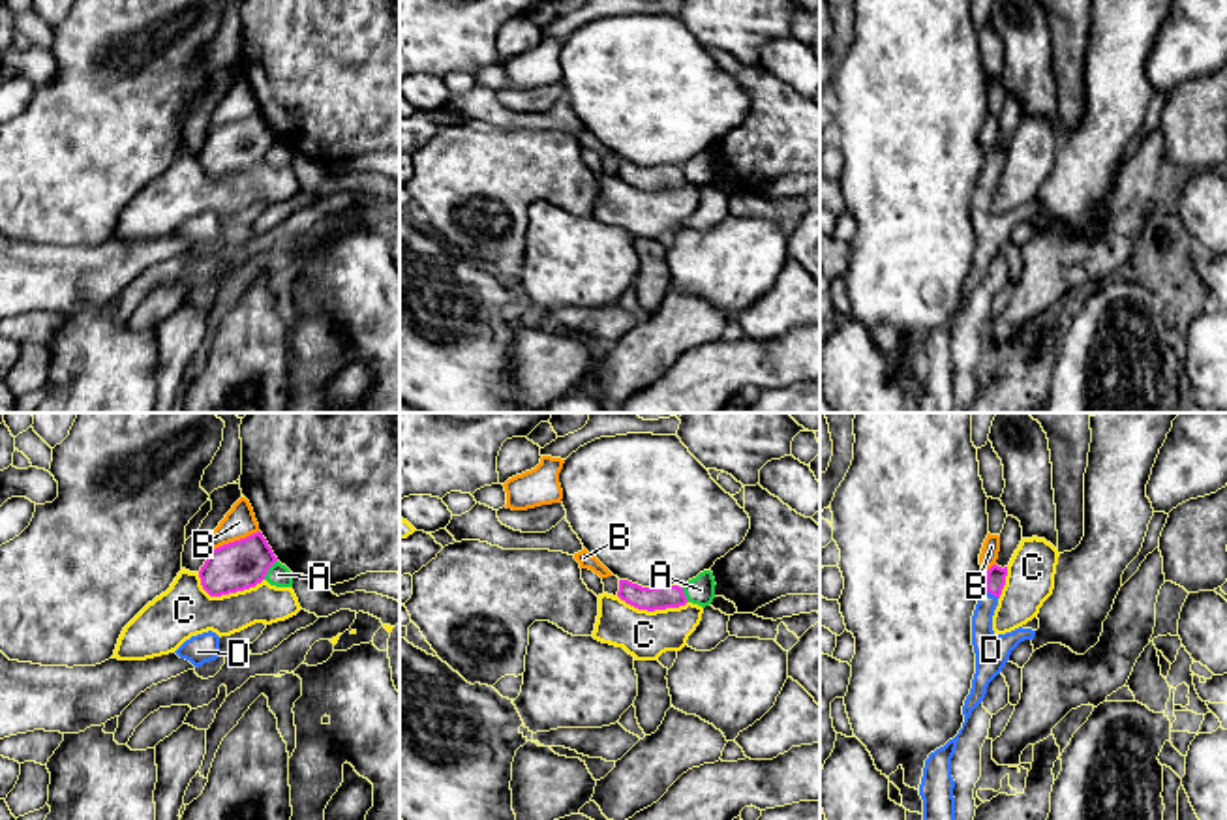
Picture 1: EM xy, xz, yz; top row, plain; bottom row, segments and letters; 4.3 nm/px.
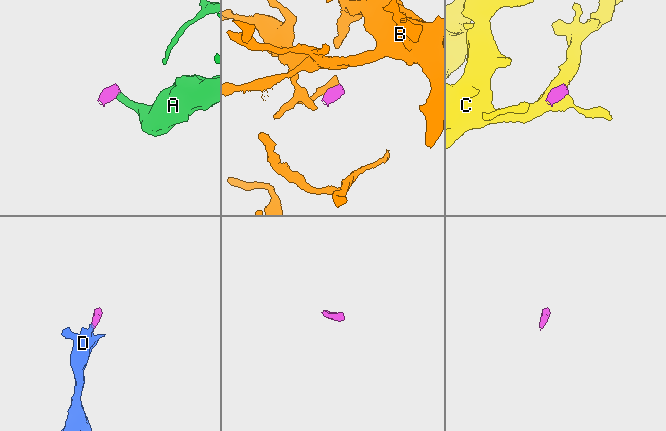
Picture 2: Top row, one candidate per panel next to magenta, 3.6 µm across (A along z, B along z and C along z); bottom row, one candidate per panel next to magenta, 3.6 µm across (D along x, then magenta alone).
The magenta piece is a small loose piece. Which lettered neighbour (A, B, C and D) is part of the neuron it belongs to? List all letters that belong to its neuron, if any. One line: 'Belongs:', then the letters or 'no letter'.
Belongs: D

